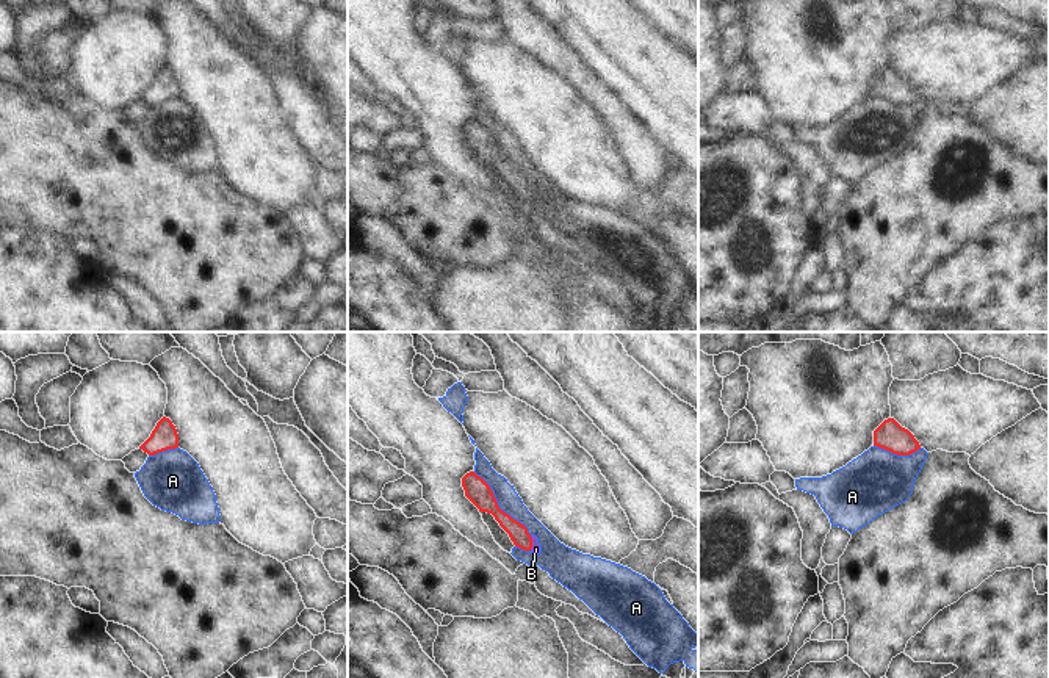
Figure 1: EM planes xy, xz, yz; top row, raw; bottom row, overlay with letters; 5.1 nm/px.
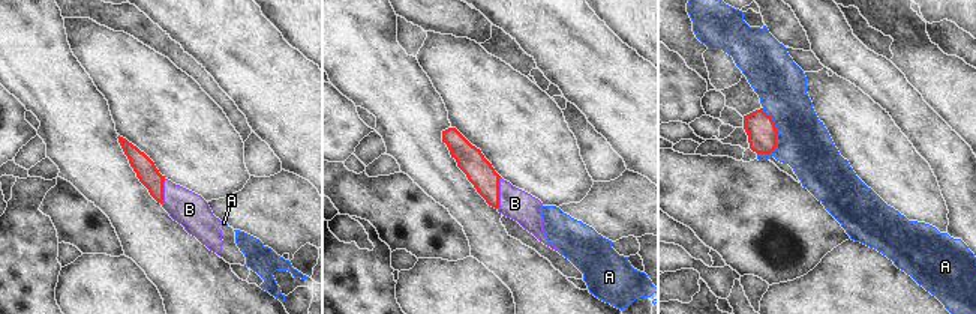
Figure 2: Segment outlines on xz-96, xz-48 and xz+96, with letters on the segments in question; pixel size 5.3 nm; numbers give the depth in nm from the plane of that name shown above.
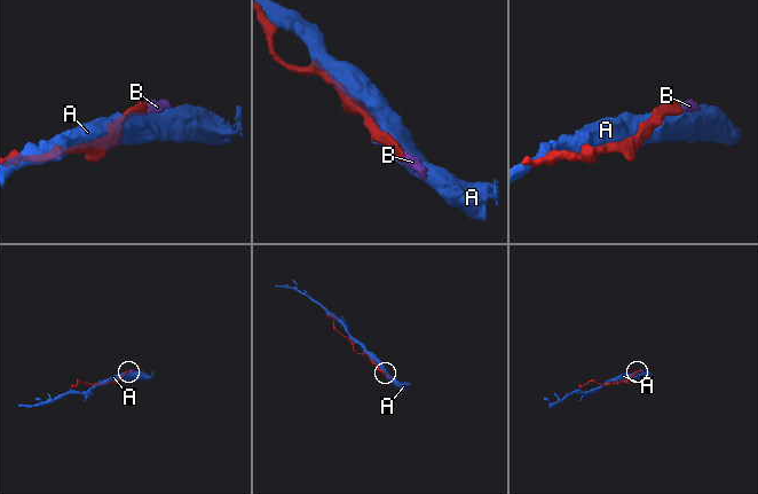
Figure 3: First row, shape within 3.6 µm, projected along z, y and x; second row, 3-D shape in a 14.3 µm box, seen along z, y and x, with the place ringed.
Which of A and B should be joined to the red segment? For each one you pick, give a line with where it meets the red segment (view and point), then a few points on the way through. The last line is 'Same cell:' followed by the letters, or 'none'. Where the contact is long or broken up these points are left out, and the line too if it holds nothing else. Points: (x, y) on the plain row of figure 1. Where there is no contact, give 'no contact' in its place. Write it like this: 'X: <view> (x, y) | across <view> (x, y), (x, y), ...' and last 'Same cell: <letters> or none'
B: xz (531, 193)
Same cell: B

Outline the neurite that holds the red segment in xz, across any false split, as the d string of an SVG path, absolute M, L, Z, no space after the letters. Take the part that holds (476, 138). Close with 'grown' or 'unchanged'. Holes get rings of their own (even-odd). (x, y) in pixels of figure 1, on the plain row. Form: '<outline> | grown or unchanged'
M474 121L467 122L462 127L462 136L465 139L465 146L479 158L479 161L487 161L495 166L515 196L531 200L534 205L540 202L537 186L531 185L524 174L499 158L490 135L481 125Z | grown

